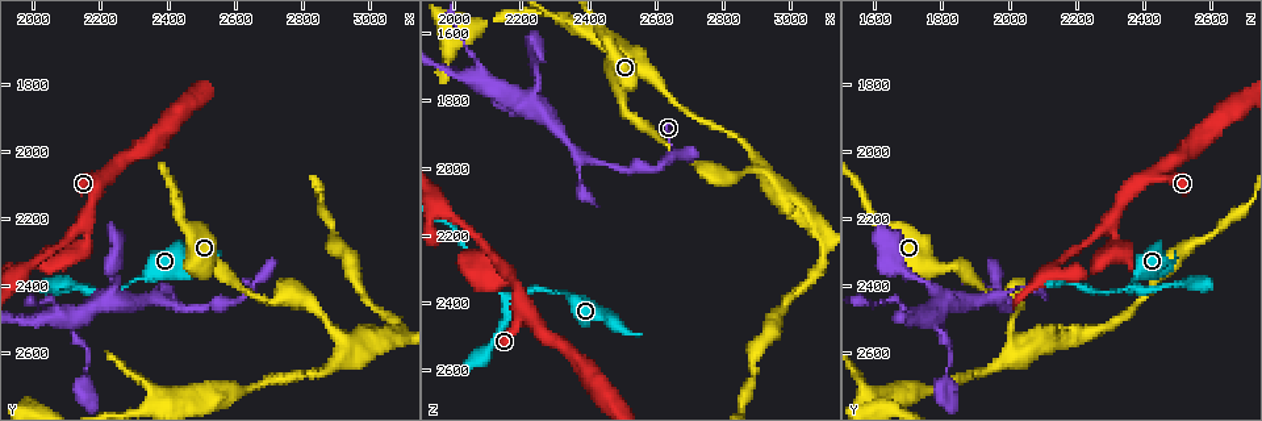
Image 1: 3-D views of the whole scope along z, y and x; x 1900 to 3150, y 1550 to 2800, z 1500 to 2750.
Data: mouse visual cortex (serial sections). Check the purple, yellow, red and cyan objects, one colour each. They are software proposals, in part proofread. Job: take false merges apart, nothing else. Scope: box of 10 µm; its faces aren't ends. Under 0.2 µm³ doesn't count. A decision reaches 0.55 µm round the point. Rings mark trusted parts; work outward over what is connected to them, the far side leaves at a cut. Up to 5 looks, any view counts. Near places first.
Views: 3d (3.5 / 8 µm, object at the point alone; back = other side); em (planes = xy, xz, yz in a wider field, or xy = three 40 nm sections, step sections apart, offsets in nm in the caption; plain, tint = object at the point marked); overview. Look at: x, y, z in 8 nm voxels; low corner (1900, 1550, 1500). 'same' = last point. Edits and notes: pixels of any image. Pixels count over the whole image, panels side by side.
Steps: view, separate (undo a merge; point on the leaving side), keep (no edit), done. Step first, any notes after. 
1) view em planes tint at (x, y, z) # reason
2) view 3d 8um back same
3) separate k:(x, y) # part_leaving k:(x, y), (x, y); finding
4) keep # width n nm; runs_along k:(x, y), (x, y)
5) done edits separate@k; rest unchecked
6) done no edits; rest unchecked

view 3d 3.5um at (2170, 2410, 2390) # abrupt turn

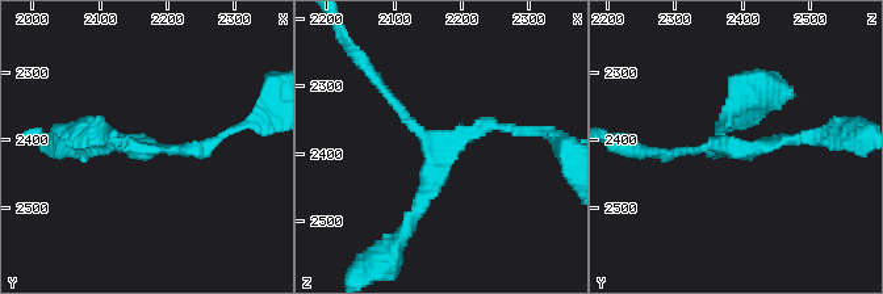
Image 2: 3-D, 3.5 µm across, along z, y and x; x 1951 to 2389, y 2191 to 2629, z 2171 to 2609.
view em xy step 1 tint at (2175, 2415, 2390)

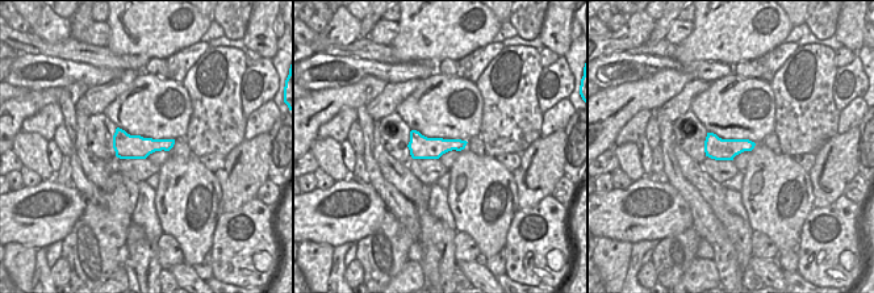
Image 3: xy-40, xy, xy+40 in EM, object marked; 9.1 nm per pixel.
keep # runs_along 2:(515, 131), (488, 125), (439, 148), (383, 88); continuous, no second cell

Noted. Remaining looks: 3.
view 3d 3.5um at (2440, 2470, 1990) # thin neck

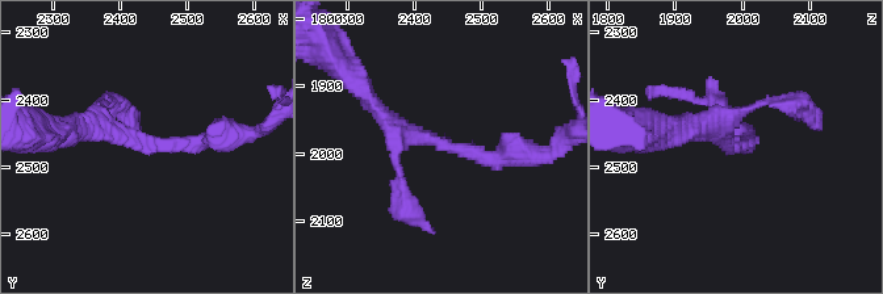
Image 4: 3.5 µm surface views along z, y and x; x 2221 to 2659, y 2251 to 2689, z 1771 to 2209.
view em xy step 2 tint at (2440, 2455, 1985) # now the EM

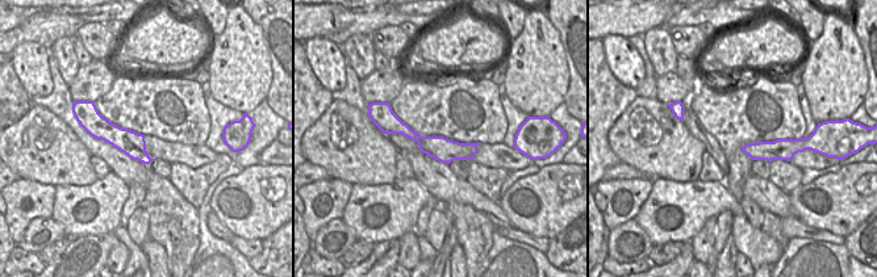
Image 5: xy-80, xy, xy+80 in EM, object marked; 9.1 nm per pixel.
view em xy step 1 tint same # cut it another way

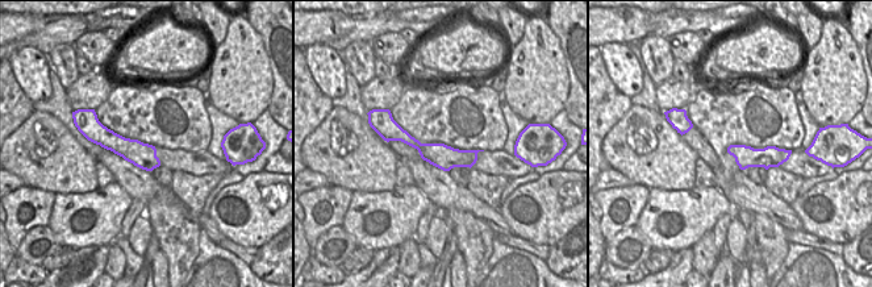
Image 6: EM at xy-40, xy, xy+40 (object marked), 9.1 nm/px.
keep # width 220 nm; runs_along 6:(386, 134), (443, 157), (474, 157); one cell here

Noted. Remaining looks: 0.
done no edits; rest unchecked

